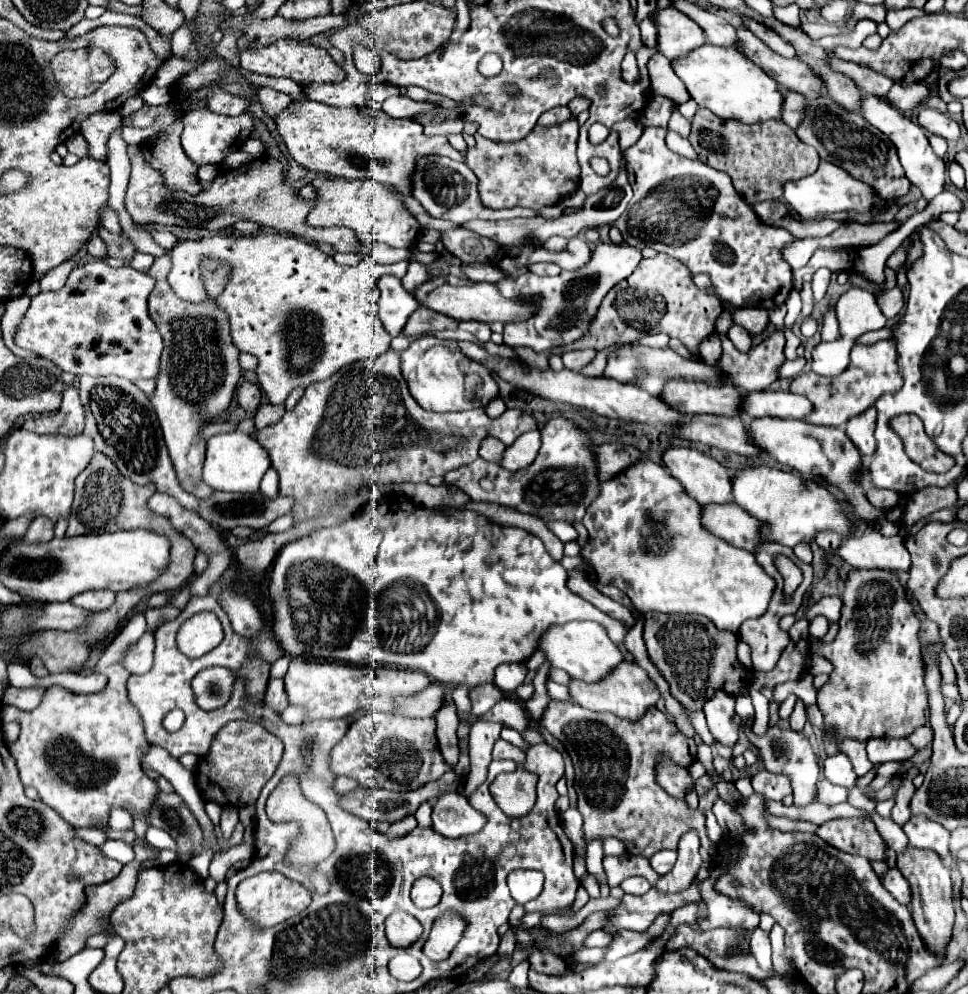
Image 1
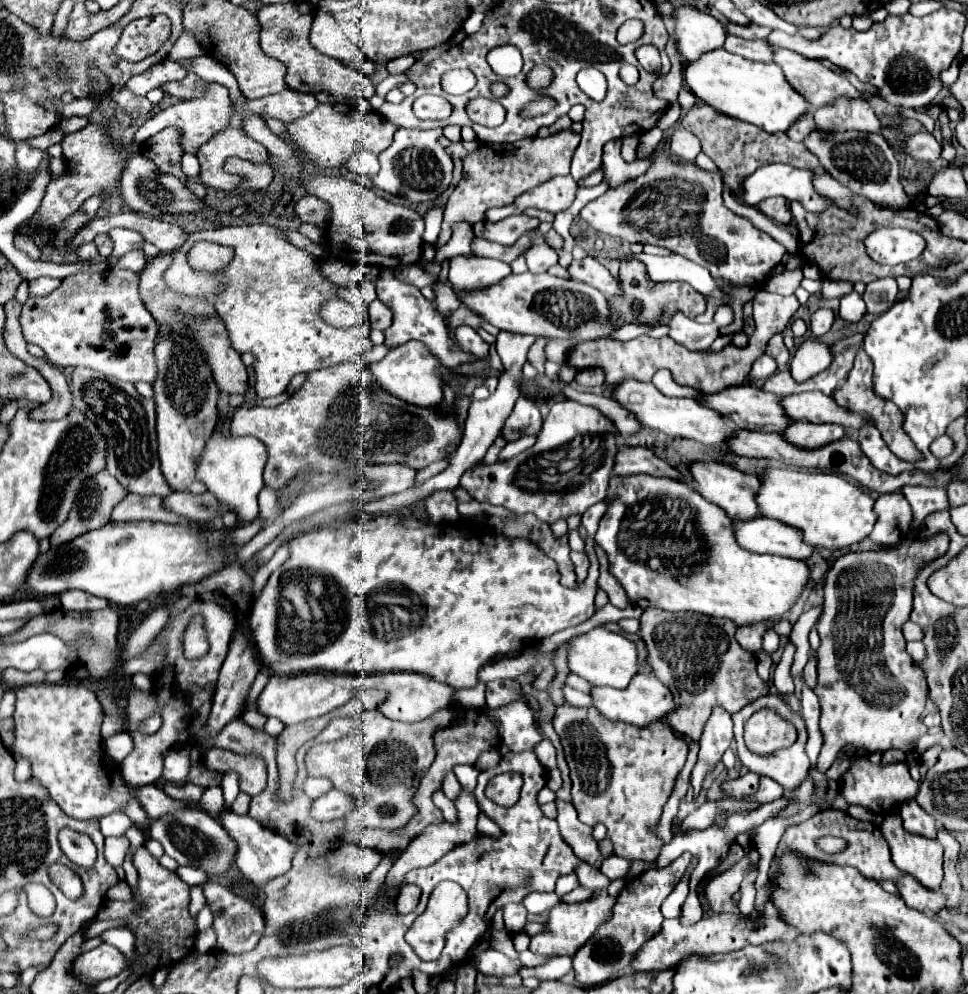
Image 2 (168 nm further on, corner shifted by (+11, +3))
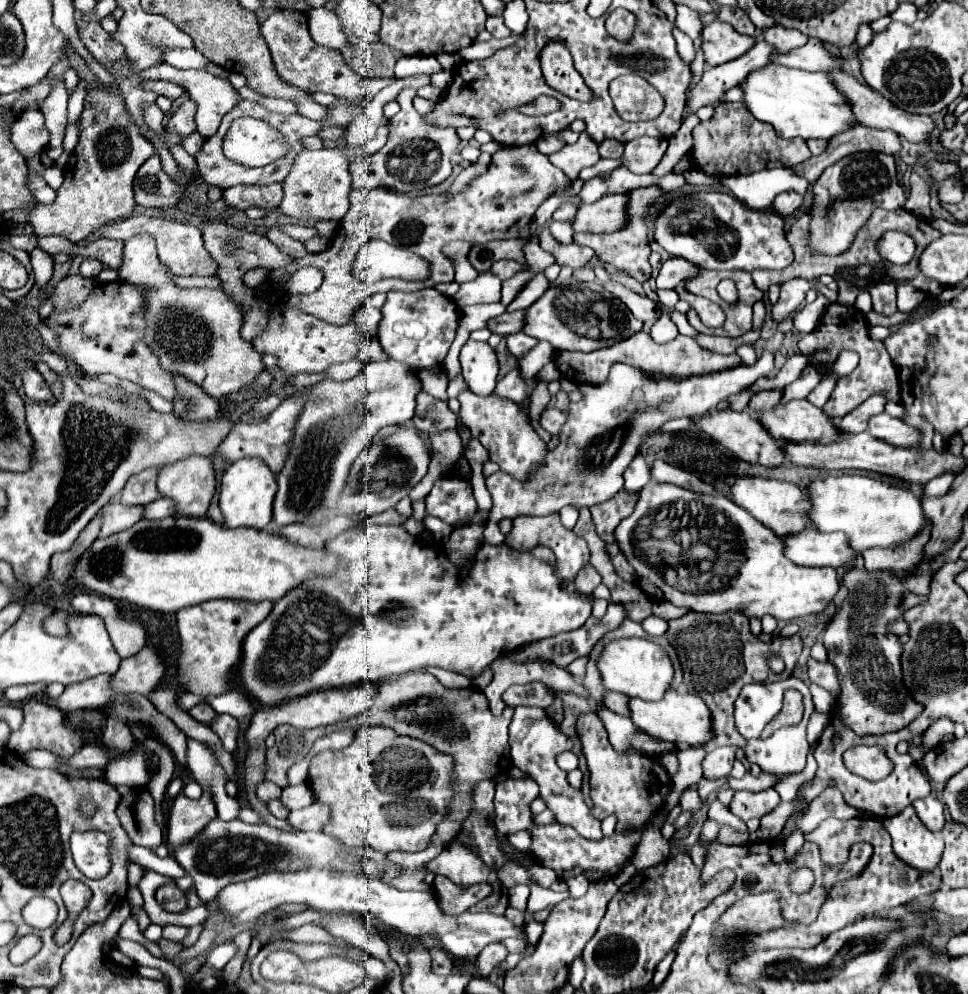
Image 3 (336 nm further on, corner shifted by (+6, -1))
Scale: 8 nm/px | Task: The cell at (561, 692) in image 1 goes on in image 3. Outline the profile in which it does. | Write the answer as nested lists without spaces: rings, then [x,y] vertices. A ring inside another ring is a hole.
[[[607,708],[599,710],[597,716],[603,720],[607,732],[609,732],[609,742],[617,752],[631,752],[631,750],[641,750],[641,752],[649,752],[649,756],[653,756],[653,752],[659,754],[677,754],[679,748],[671,742],[663,742],[661,738],[651,738],[647,732],[641,732],[627,716],[615,714]]]

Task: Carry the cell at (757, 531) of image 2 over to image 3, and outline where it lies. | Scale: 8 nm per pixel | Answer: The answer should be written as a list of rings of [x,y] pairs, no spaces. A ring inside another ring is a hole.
[[[805,528],[805,532],[785,536],[785,554],[799,566],[853,566],[857,552],[851,548],[849,538],[843,532],[819,532]]]

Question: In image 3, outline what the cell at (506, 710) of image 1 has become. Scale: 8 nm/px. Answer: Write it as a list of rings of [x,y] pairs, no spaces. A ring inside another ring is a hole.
[[[515,708],[511,726],[509,726],[509,744],[511,744],[511,758],[513,764],[527,772],[527,776],[531,780],[535,780],[539,784],[539,796],[545,800],[547,808],[555,814],[555,822],[559,824],[567,824],[573,826],[583,838],[589,840],[601,840],[603,832],[601,832],[601,822],[593,820],[591,816],[591,808],[587,806],[581,790],[573,788],[567,782],[567,772],[561,770],[555,762],[555,756],[571,750],[573,748],[573,738],[567,736],[551,718],[545,710],[541,708]]]

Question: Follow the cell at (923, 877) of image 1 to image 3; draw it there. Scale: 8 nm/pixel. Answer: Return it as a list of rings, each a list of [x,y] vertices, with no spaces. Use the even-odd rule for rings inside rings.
[[[907,806],[903,812],[899,812],[897,816],[885,818],[883,826],[887,828],[887,832],[893,838],[893,850],[895,854],[909,866],[917,868],[917,870],[925,870],[931,872],[937,868],[941,854],[943,854],[943,838],[935,832],[929,832],[929,828],[925,828],[925,824],[921,824],[921,820],[917,820],[917,812],[913,806]]]

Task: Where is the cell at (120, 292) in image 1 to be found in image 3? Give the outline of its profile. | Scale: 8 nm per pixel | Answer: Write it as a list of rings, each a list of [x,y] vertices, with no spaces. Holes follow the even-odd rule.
[[[127,282],[99,284],[81,306],[63,314],[53,312],[45,324],[59,334],[61,352],[69,354],[85,374],[95,376],[109,372],[145,390],[153,390],[165,400],[175,400],[179,396],[171,374],[161,368],[157,356],[149,352],[141,340],[145,334],[145,298],[137,286]]]

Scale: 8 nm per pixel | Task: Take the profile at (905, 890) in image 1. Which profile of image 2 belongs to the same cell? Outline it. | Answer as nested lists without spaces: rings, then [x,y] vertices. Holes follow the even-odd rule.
[[[902,876],[894,884],[898,888],[900,898],[906,902],[908,908],[924,912],[926,916],[934,916],[934,914],[938,914],[940,908],[944,908],[946,898],[940,892],[924,888],[916,880],[912,880],[912,876]]]

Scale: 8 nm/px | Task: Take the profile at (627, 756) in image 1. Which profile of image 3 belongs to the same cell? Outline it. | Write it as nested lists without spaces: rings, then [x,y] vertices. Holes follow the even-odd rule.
[[[589,712],[579,716],[579,734],[583,742],[583,752],[591,770],[591,798],[593,798],[593,810],[591,814],[599,820],[603,820],[609,814],[617,814],[617,830],[625,830],[631,826],[645,824],[651,814],[657,814],[665,802],[665,798],[659,796],[661,788],[665,788],[665,796],[671,790],[671,780],[661,766],[659,758],[649,758],[639,752],[629,754],[617,754],[613,746],[607,740],[605,726],[601,724],[599,716]]]

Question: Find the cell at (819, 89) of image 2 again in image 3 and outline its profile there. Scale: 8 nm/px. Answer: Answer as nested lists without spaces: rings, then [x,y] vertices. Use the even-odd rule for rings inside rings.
[[[835,70],[835,72],[829,72],[833,76],[833,80],[837,82],[837,86],[847,94],[849,102],[853,104],[853,112],[855,116],[869,128],[879,128],[879,130],[893,130],[895,134],[899,136],[905,136],[909,142],[913,144],[923,144],[923,142],[929,142],[931,138],[931,132],[935,130],[935,120],[931,116],[923,116],[923,114],[911,114],[911,112],[905,112],[893,104],[889,104],[889,100],[885,100],[879,92],[875,92],[873,88],[869,88],[867,84],[861,84],[857,82],[853,76],[841,72],[841,70]]]

